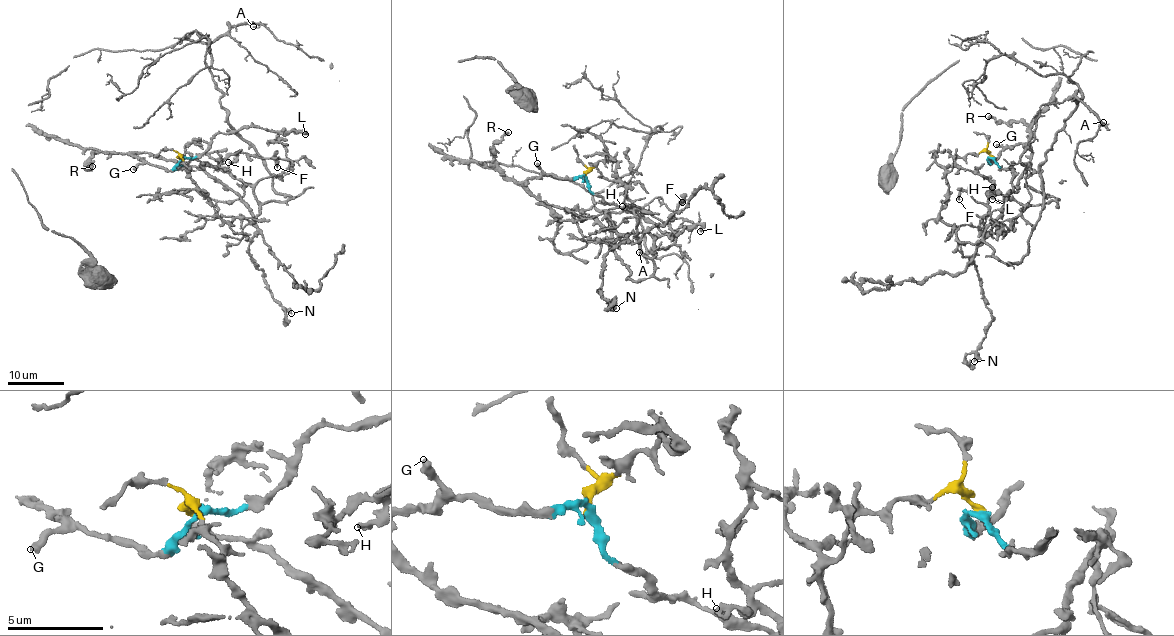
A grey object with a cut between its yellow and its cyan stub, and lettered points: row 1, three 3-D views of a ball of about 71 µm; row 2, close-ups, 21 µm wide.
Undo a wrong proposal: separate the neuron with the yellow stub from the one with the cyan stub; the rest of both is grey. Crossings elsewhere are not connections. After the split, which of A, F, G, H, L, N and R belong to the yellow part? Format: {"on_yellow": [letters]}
{"on_yellow": ["A", "F", "H"]}

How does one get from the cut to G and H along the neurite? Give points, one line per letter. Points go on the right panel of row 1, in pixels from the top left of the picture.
G: (992, 157), (989, 158), (992, 164), (1004, 149), (997, 145)
H: (993, 157), (955, 159), (946, 177), (939, 212), (959, 240), (974, 245), (990, 221), (1000, 228), (992, 187)

